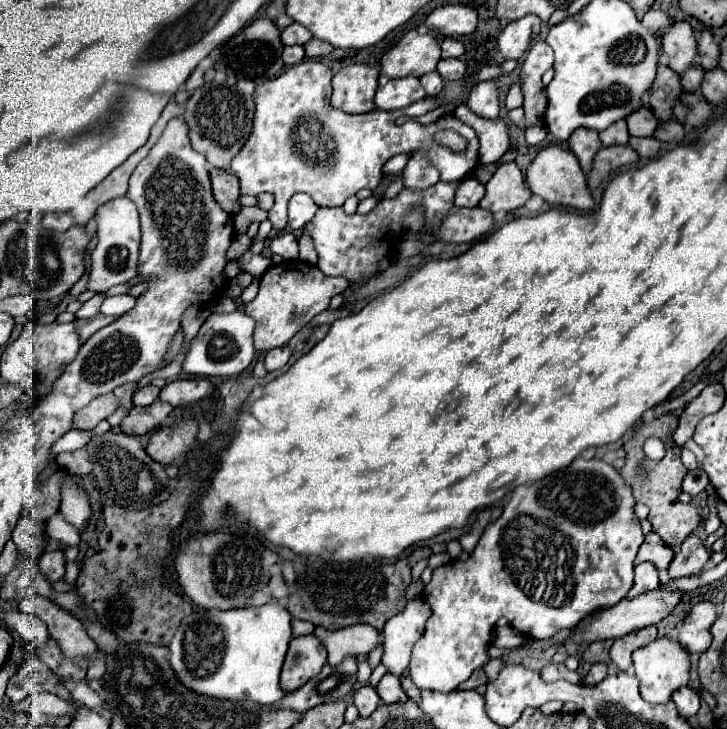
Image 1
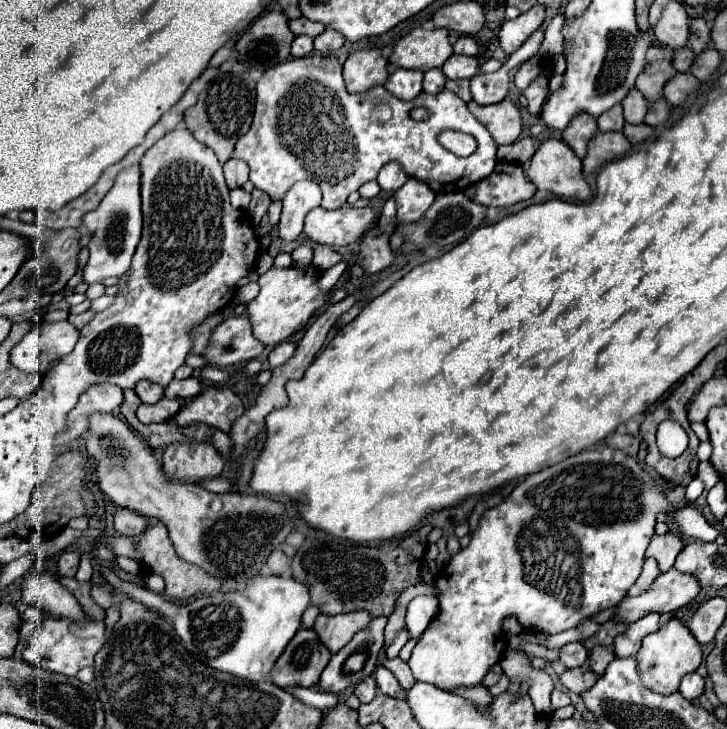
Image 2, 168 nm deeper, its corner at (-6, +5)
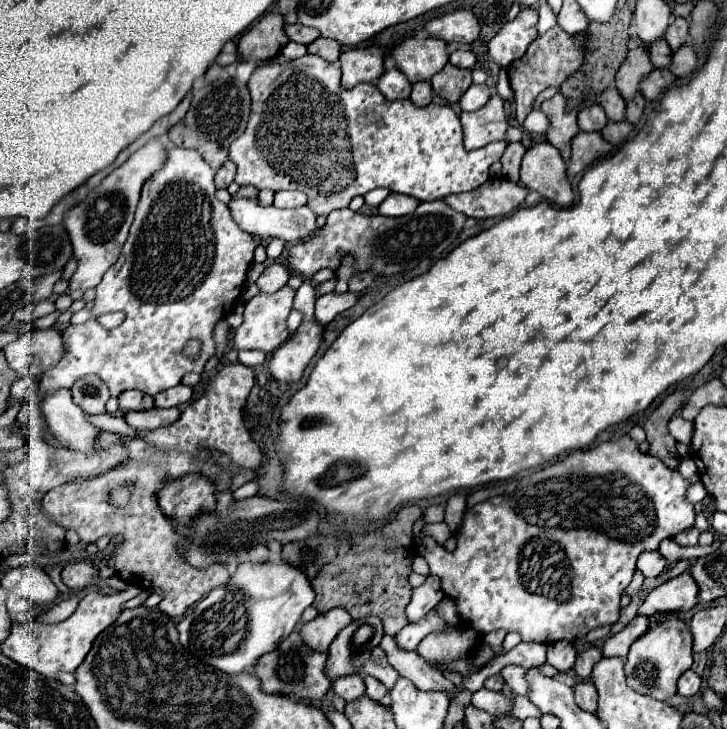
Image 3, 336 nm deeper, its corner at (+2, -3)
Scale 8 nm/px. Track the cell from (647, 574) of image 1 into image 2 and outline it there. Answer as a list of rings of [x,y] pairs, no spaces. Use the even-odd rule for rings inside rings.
[[[646,559],[640,579],[634,583],[634,587],[630,588],[627,595],[631,597],[642,595],[642,593],[656,581],[658,575],[660,575],[660,569],[658,569],[658,565],[656,565],[656,559]]]

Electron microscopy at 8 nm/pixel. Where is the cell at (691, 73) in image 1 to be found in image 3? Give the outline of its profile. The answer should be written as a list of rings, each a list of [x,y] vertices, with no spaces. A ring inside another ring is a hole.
[[[664,39],[648,45],[648,55],[650,55],[650,61],[654,67],[668,67],[668,63],[672,59],[672,51]]]

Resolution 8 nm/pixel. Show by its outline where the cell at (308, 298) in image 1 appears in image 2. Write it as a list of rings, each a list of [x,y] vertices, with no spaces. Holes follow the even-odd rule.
[[[290,265],[286,269],[272,267],[264,275],[260,275],[258,279],[260,293],[254,301],[248,303],[248,317],[252,323],[254,337],[264,345],[274,347],[284,339],[288,339],[290,335],[294,335],[296,331],[300,331],[314,315],[314,311],[328,303],[328,293],[322,293],[318,285],[320,275],[322,271],[316,269],[314,265],[306,265],[306,267]]]

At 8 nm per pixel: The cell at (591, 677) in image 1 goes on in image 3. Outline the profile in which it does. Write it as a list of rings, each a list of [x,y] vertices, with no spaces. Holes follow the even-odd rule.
[[[588,647],[588,649],[582,649],[576,657],[576,663],[574,663],[574,671],[580,679],[590,679],[590,673],[592,673],[592,667],[596,661],[602,659],[602,651],[598,647]]]

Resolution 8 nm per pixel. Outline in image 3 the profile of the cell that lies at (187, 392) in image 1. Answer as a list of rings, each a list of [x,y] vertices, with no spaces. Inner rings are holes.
[[[176,385],[172,389],[166,389],[164,393],[154,395],[154,403],[158,407],[182,407],[190,401],[190,397],[192,397],[192,387]]]

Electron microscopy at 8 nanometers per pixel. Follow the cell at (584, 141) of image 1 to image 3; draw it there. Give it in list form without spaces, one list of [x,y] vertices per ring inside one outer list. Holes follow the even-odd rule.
[[[556,93],[552,99],[542,103],[544,115],[550,119],[546,139],[560,151],[564,161],[570,159],[570,141],[580,131],[576,123],[576,109],[568,109],[562,93]]]

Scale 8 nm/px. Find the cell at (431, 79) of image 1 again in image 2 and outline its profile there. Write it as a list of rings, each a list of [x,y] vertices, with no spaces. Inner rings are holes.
[[[430,69],[424,73],[424,91],[426,93],[440,93],[444,89],[446,77],[442,73],[442,69]]]

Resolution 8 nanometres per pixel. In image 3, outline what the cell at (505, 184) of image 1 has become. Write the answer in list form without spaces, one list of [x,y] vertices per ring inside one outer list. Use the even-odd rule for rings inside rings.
[[[492,177],[492,181],[486,181],[482,187],[466,193],[452,193],[444,197],[444,201],[466,217],[490,219],[514,211],[524,201],[526,193],[528,189],[524,185]]]

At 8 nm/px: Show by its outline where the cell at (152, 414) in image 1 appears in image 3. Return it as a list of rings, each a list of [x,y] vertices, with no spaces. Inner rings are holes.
[[[152,407],[148,411],[130,411],[126,413],[126,421],[132,429],[136,431],[152,431],[164,425],[172,425],[176,423],[180,417],[180,409],[178,407],[170,407],[170,409],[160,409],[160,407]]]

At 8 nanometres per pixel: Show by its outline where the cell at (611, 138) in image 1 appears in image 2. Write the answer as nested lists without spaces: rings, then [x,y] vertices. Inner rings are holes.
[[[614,105],[612,109],[608,109],[606,113],[602,113],[598,117],[598,129],[602,133],[608,131],[622,131],[624,129],[624,115],[622,115],[622,105]]]

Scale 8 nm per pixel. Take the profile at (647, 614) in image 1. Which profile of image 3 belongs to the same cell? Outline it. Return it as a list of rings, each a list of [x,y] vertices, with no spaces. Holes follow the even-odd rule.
[[[680,573],[664,585],[652,589],[640,607],[640,615],[654,615],[662,611],[688,611],[698,601],[698,585],[690,573]]]

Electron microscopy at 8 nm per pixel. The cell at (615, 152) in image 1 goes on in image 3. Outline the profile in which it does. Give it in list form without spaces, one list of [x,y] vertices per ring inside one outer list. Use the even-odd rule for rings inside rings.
[[[580,131],[576,139],[572,139],[572,157],[568,163],[568,175],[574,177],[576,173],[588,169],[594,161],[608,155],[612,145],[602,139],[600,133],[584,133]]]

